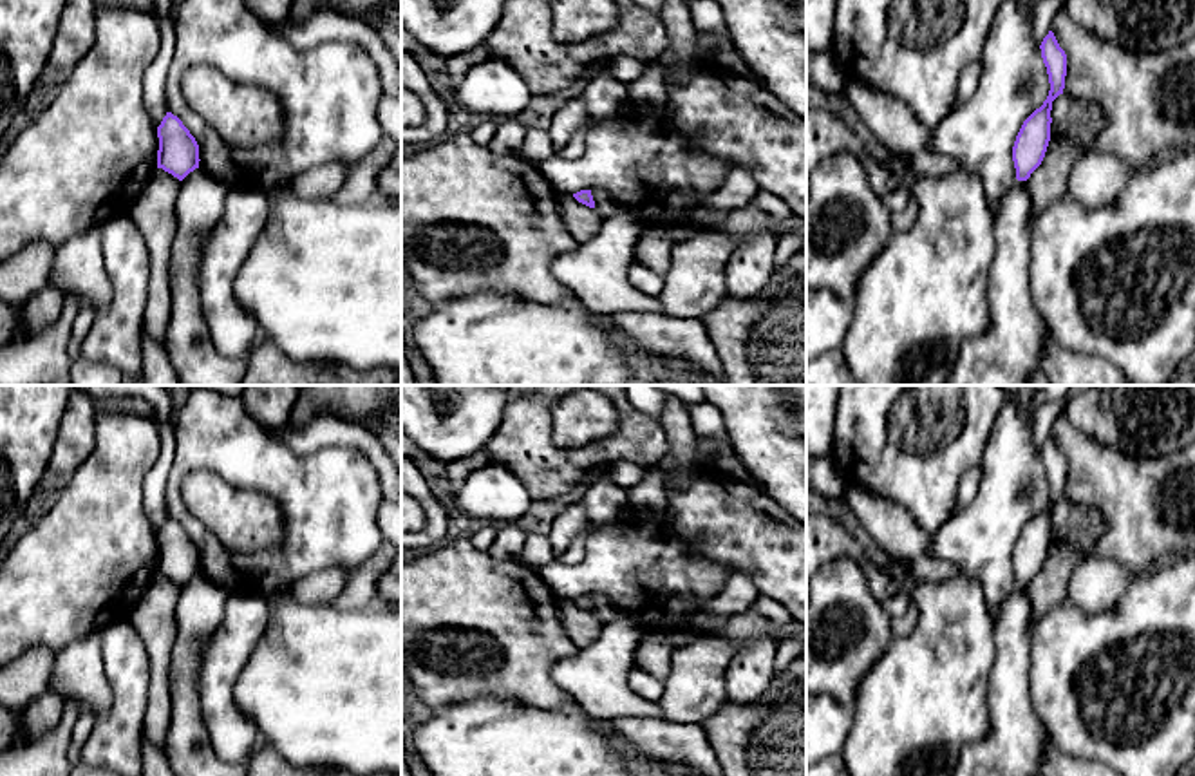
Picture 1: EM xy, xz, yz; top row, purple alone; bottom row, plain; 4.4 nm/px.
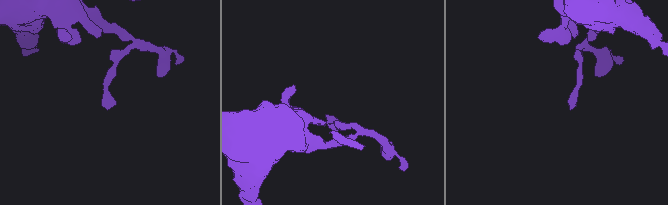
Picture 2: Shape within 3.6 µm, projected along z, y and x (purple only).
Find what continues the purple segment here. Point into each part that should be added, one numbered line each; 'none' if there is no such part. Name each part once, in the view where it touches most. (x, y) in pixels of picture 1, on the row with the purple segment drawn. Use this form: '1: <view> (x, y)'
none

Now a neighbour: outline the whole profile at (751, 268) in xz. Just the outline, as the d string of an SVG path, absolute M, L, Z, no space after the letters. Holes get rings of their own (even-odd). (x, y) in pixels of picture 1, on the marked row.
M747 204L710 226L710 232L725 232L739 239L725 270L727 295L738 300L759 295L774 275L777 242L768 230L770 221L772 217L767 212Z

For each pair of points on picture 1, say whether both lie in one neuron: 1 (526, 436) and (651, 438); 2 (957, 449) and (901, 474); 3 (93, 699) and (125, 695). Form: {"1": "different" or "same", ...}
{"1": "same", "2": "same", "3": "different"}

